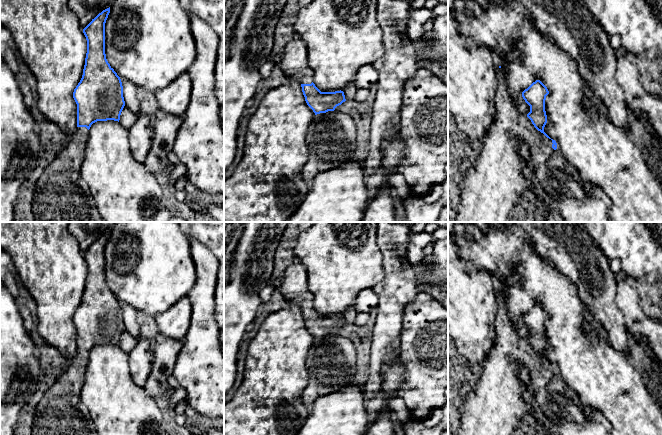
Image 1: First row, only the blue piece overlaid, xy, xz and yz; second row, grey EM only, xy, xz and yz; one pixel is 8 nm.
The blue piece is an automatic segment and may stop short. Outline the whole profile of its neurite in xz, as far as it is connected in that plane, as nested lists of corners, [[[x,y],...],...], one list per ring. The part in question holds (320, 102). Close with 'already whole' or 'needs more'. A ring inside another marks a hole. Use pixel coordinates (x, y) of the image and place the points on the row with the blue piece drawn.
[[[301,39],[291,40],[284,48],[281,68],[286,77],[301,83],[307,105],[315,115],[334,111],[346,101],[343,91],[321,92],[313,83],[313,71],[308,64],[307,46]]]; needs more

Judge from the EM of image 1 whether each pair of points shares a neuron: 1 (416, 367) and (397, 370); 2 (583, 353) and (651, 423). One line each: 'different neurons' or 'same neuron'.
1: different neurons
2: same neuron

